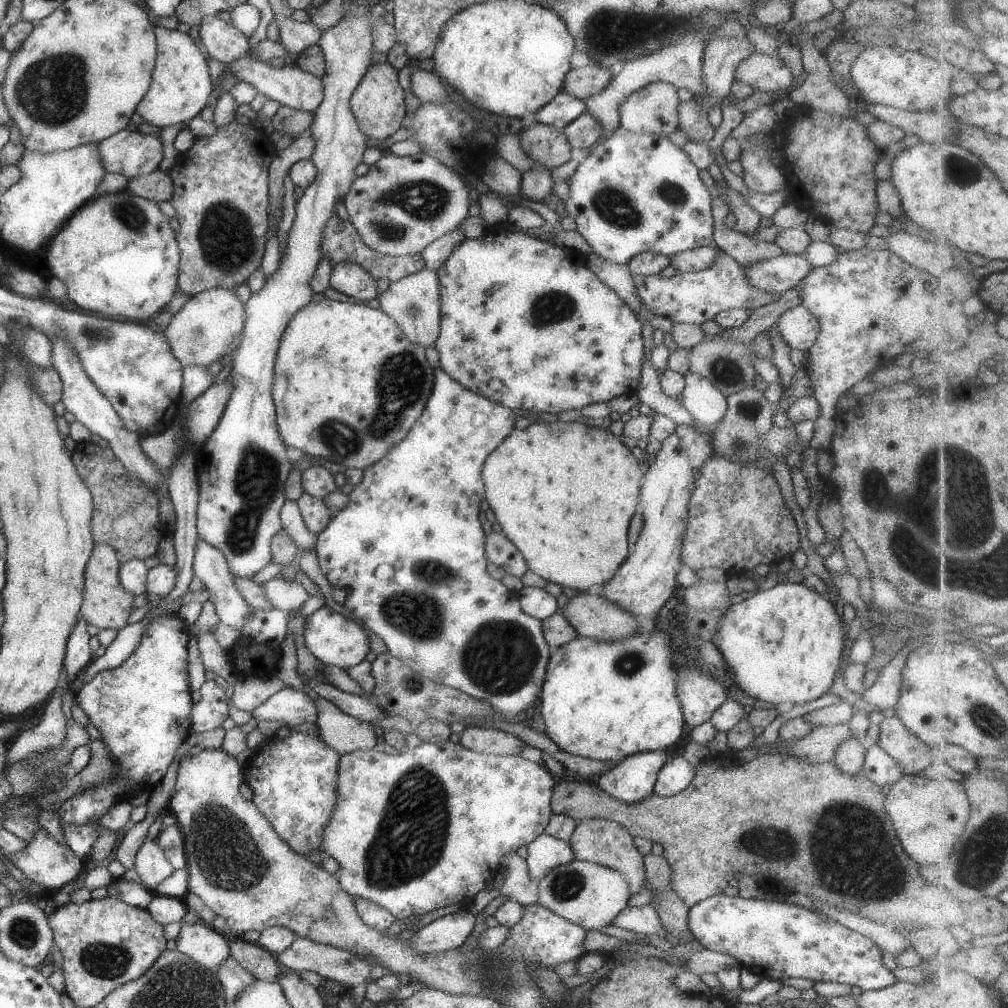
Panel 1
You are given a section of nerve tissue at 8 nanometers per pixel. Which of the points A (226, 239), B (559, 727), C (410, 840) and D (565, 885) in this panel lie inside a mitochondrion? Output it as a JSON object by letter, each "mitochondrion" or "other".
{"A":"mitochondrion","B":"other","C":"mitochondrion","D":"mitochondrion"}

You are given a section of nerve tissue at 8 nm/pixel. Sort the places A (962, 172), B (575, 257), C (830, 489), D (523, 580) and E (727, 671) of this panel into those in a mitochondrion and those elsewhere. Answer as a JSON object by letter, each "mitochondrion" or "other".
{"A":"mitochondrion","B":"other","C":"other","D":"other","E":"other"}

